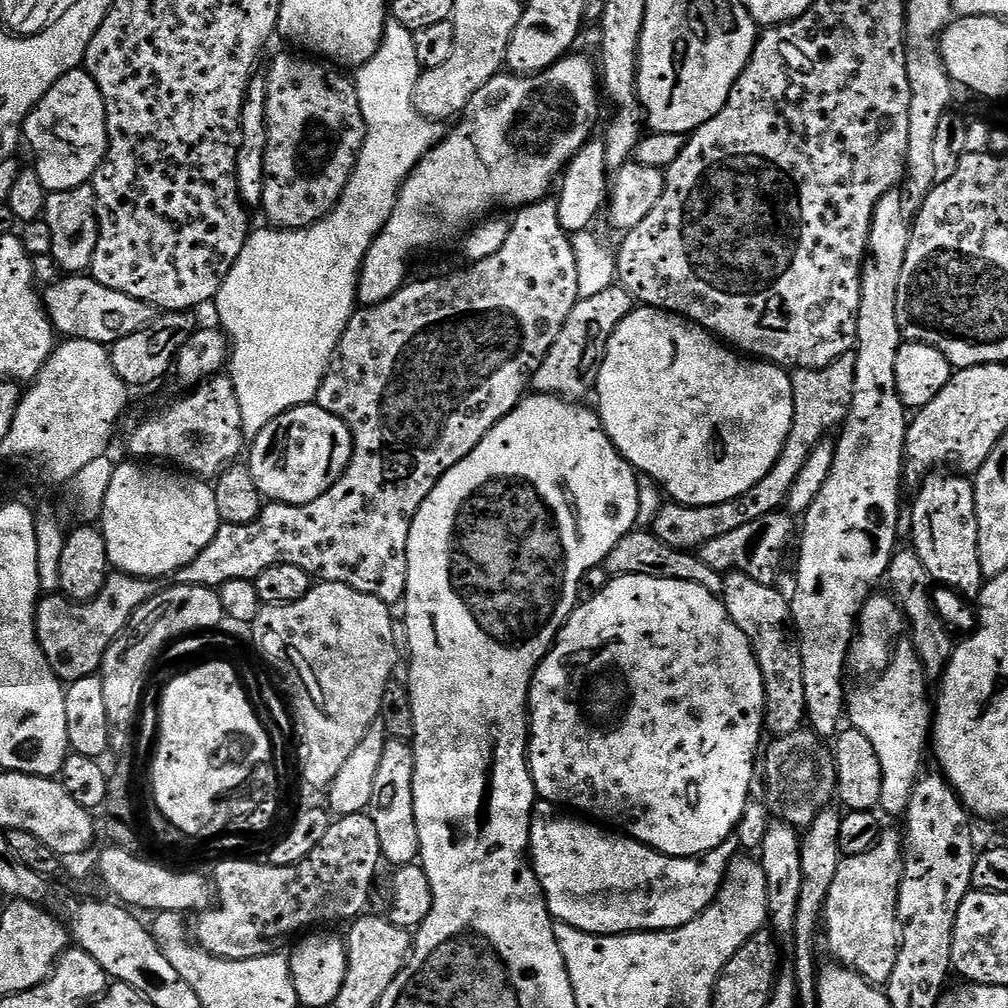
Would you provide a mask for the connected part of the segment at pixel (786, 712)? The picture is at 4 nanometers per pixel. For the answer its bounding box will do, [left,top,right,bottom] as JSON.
[722,572,808,737]

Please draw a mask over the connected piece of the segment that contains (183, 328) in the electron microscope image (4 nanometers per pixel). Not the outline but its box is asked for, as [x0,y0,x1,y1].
[111,312,198,390]

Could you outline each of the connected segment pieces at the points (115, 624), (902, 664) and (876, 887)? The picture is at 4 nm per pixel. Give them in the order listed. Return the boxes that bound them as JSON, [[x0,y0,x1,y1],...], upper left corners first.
[[36,571,158,682],[846,642,934,818],[822,831,904,986]]

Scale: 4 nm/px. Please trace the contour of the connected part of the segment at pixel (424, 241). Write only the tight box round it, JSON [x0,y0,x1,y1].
[358,54,602,306]

